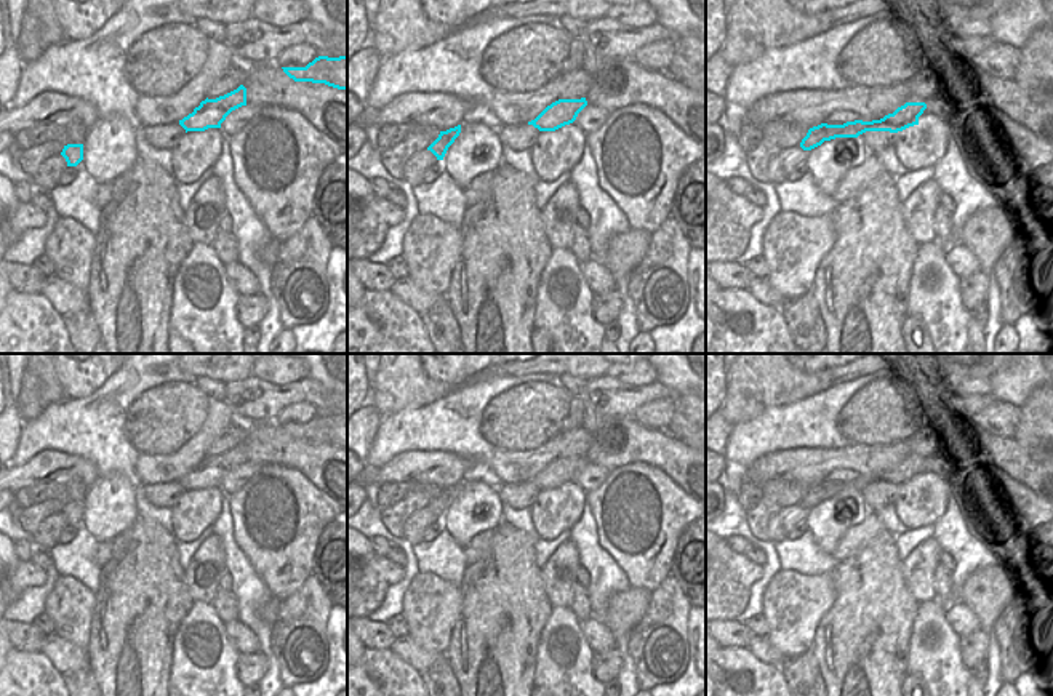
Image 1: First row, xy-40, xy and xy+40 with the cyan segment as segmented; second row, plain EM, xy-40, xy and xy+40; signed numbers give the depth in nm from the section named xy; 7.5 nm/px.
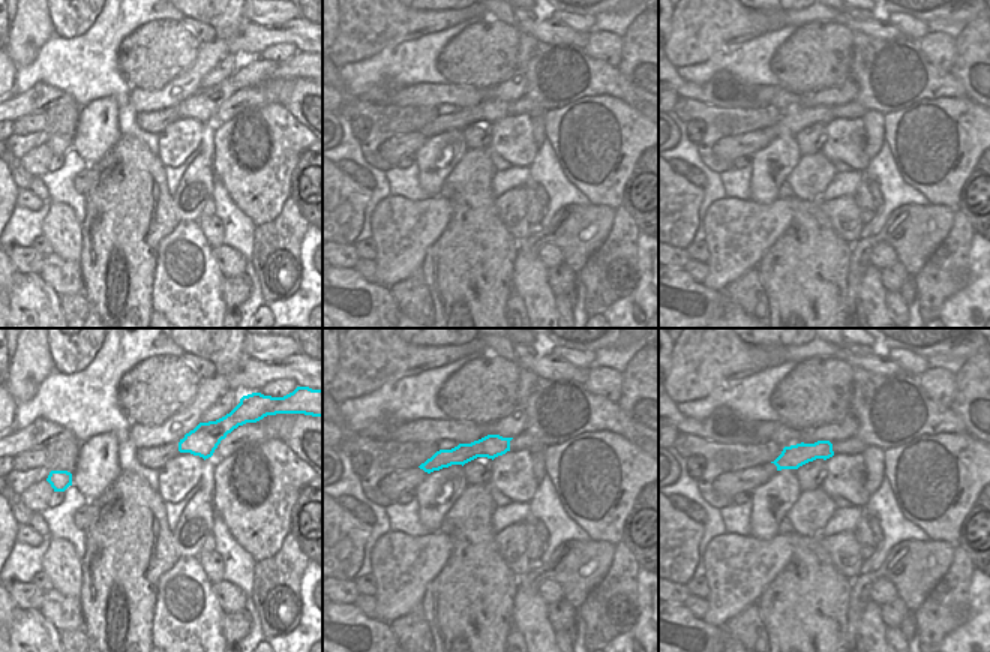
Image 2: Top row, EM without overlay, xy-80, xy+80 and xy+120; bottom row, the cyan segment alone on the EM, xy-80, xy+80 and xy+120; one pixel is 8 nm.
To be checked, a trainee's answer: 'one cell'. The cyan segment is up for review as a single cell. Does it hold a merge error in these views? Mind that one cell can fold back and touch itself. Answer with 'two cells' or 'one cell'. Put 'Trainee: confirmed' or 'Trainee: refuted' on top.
Trainee: confirmed
one cell

